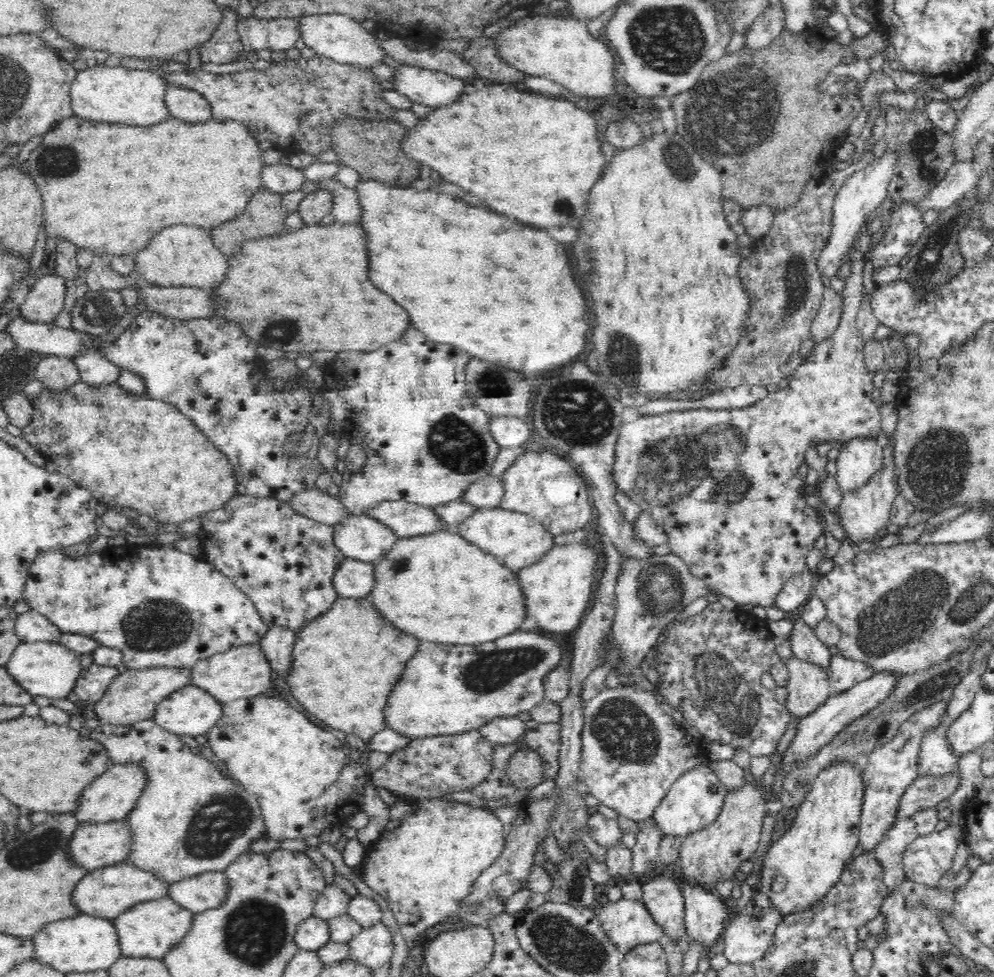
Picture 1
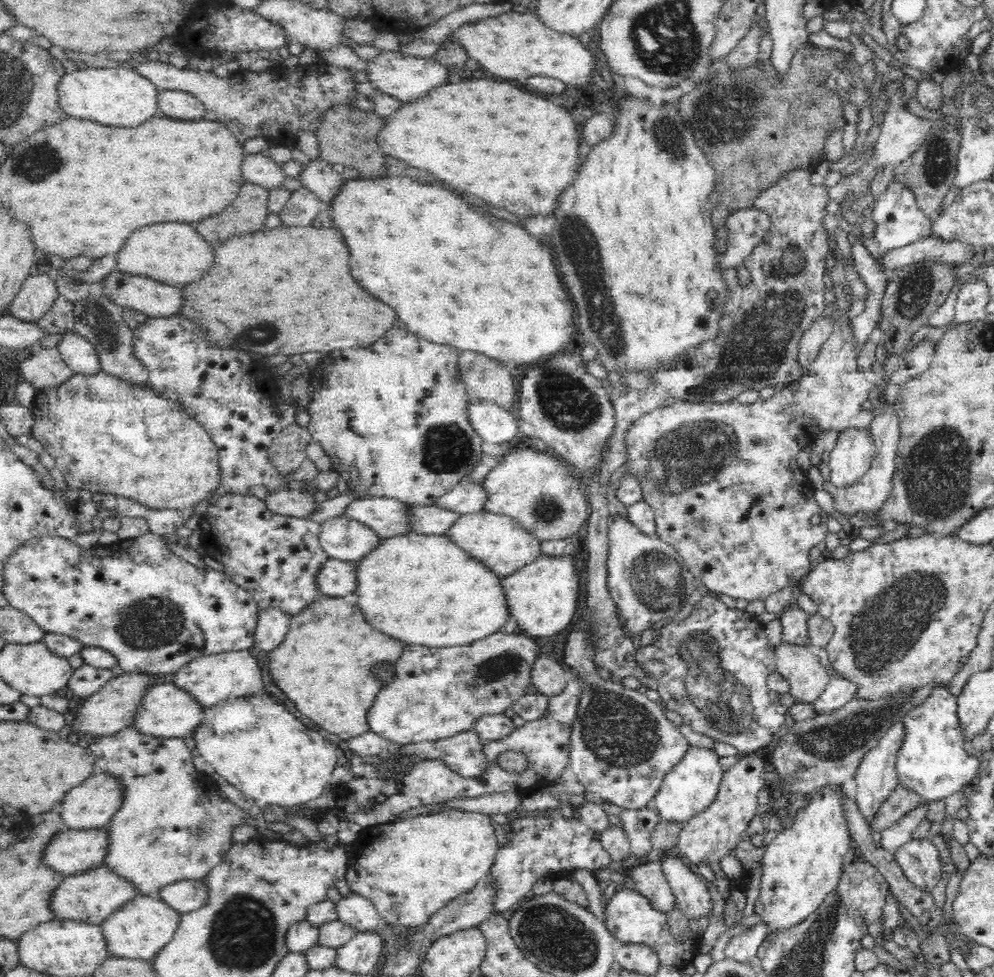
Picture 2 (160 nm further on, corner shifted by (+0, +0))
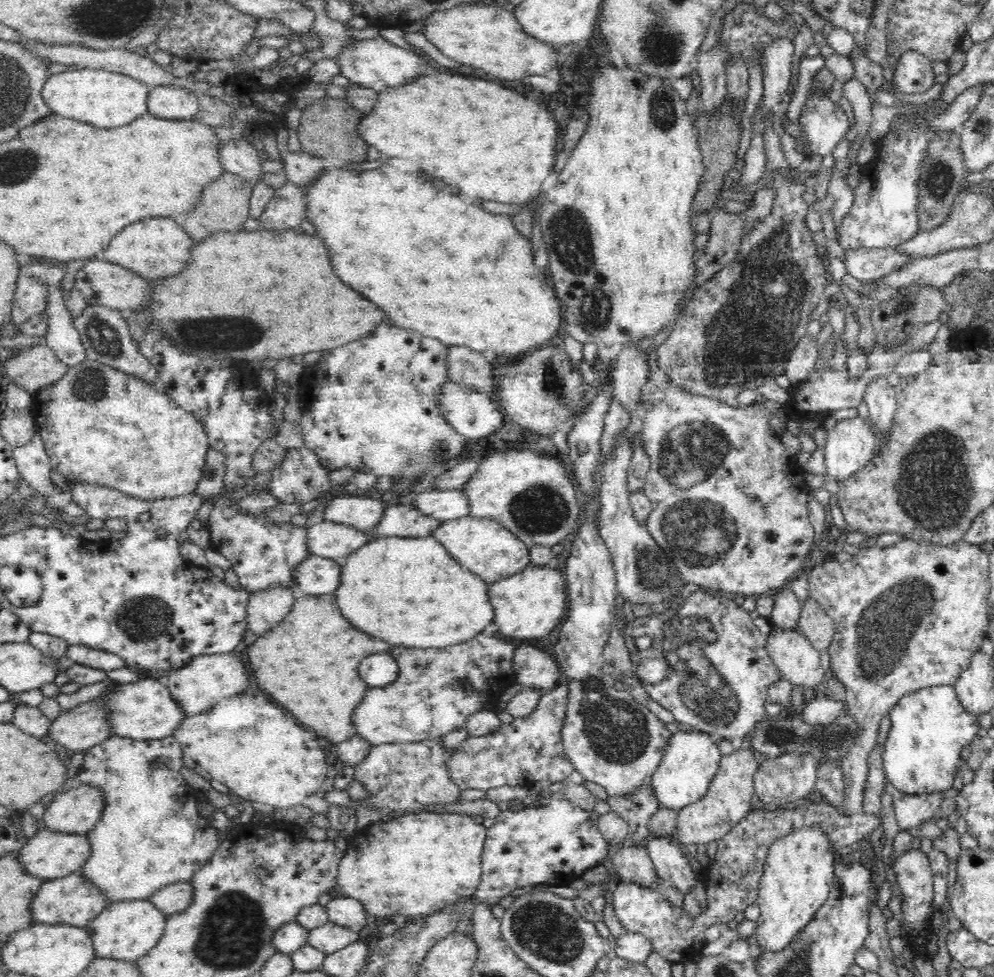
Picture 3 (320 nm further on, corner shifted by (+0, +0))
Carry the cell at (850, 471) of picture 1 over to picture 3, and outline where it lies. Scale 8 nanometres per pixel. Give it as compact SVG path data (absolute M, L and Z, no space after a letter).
M857 415L840 420L827 432L825 445L827 470L822 474L820 482L838 482L852 478L860 470L864 470L870 464L870 461L877 459L877 457L874 457L874 448L876 448L876 436L868 419Z

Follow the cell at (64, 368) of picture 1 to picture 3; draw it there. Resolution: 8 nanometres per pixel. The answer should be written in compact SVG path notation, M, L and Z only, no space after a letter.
M45 343L19 349L17 355L9 359L5 366L6 373L12 382L26 388L33 395L42 387L58 382L69 370L69 367L63 364L56 353Z

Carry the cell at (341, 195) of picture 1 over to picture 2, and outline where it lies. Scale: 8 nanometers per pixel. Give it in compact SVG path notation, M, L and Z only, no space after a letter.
M310 160L306 164L303 164L304 169L299 174L300 182L302 186L318 195L318 199L322 201L324 209L332 208L336 196L342 192L342 186L344 186L345 178L342 173L338 173L333 170L332 165L322 160Z

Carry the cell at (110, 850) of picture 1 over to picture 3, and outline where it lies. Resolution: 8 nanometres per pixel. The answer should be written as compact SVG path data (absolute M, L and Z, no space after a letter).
M44 828L28 839L27 844L20 850L20 861L30 874L51 881L79 872L90 860L92 852L92 844L87 833L70 834Z

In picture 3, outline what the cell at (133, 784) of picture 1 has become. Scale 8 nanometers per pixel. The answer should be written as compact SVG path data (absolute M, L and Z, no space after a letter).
M88 783L76 784L68 791L57 794L48 806L42 816L45 828L53 831L84 834L94 830L106 808L106 793L98 786L92 786Z

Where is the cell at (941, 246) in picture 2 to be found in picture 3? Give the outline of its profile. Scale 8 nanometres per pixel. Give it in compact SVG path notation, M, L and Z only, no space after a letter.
M896 247L846 250L843 262L848 273L862 282L876 282L904 268L916 258Z

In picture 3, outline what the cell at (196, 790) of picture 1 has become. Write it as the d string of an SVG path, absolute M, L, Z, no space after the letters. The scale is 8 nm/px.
M112 735L104 742L84 751L84 762L78 768L77 783L98 786L106 793L106 808L94 830L87 832L92 855L79 874L109 894L110 902L147 899L159 888L175 882L188 882L208 864L222 845L218 829L199 814L200 806L208 804L206 792L192 788L182 777L184 752L180 741L170 735L162 740L142 740Z

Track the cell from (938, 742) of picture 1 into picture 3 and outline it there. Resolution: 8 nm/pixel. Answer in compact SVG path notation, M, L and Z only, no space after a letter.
M950 685L931 686L916 692L906 694L899 700L898 705L890 713L892 730L888 734L886 751L884 753L884 770L888 780L896 787L896 790L912 796L924 796L924 794L954 794L954 780L966 761L962 760L962 749L972 739L976 738L978 719L967 714L962 709L954 687Z

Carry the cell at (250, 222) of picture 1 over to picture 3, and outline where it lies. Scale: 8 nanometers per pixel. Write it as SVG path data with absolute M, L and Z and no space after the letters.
M231 172L222 174L216 182L206 188L202 202L198 202L196 210L190 212L188 218L184 218L186 222L181 227L194 238L194 242L200 242L202 238L208 238L210 234L219 231L243 231L244 224L248 222L248 218L251 218L250 198L252 198L254 186L255 183L248 182Z

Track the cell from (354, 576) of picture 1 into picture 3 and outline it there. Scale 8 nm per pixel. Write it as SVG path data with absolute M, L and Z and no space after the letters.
M313 554L297 569L297 592L303 596L332 597L342 585L342 571L341 561Z

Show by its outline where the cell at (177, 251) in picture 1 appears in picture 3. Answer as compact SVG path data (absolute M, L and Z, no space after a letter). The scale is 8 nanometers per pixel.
M150 218L126 226L103 253L104 259L134 271L151 282L172 278L184 272L192 262L192 238L170 218Z

